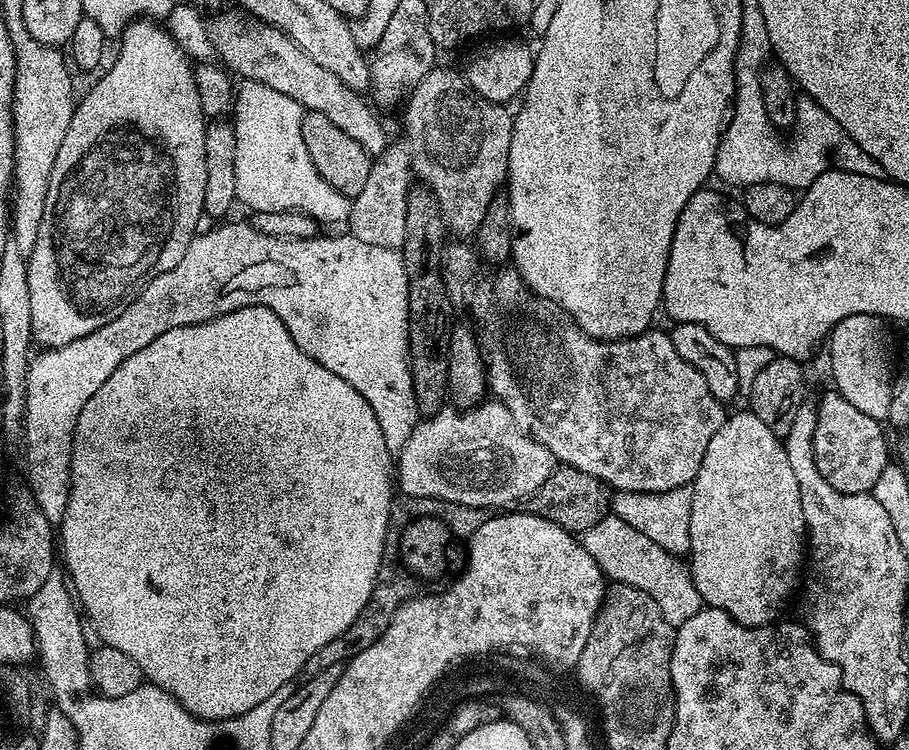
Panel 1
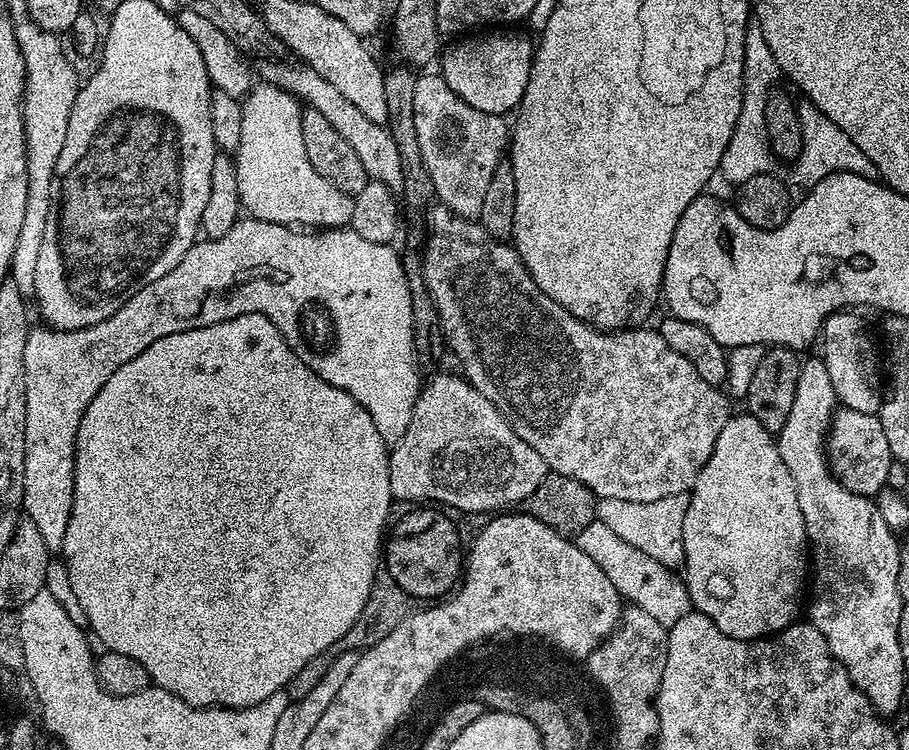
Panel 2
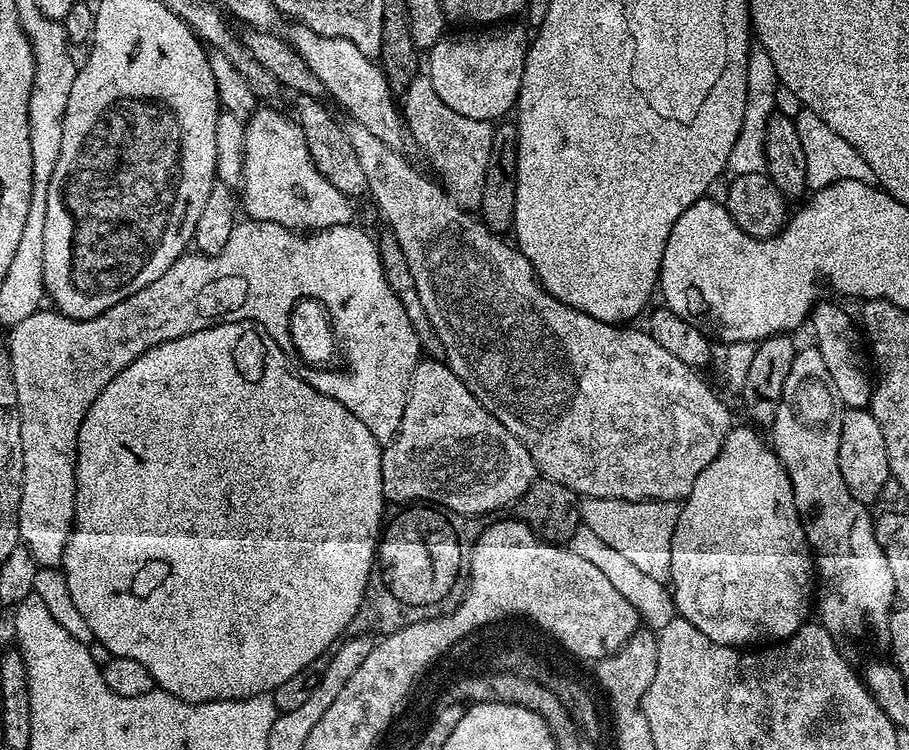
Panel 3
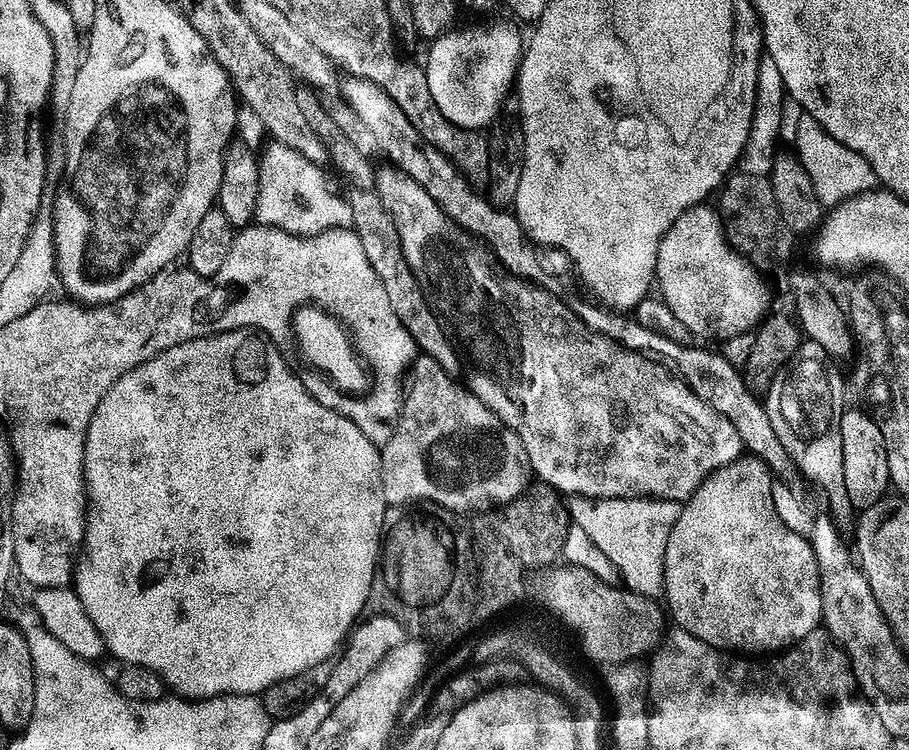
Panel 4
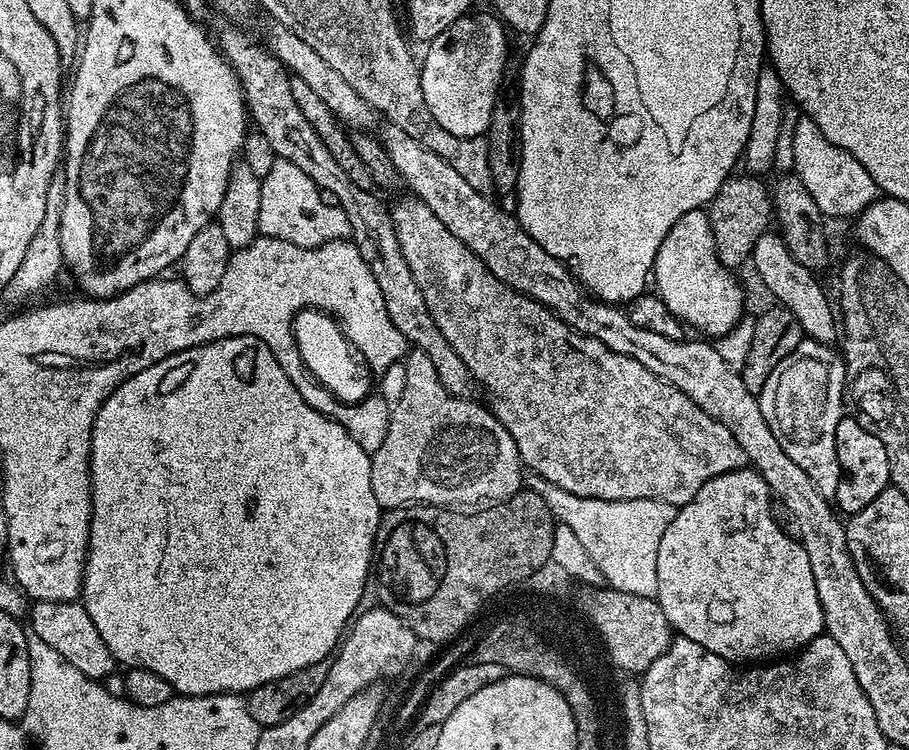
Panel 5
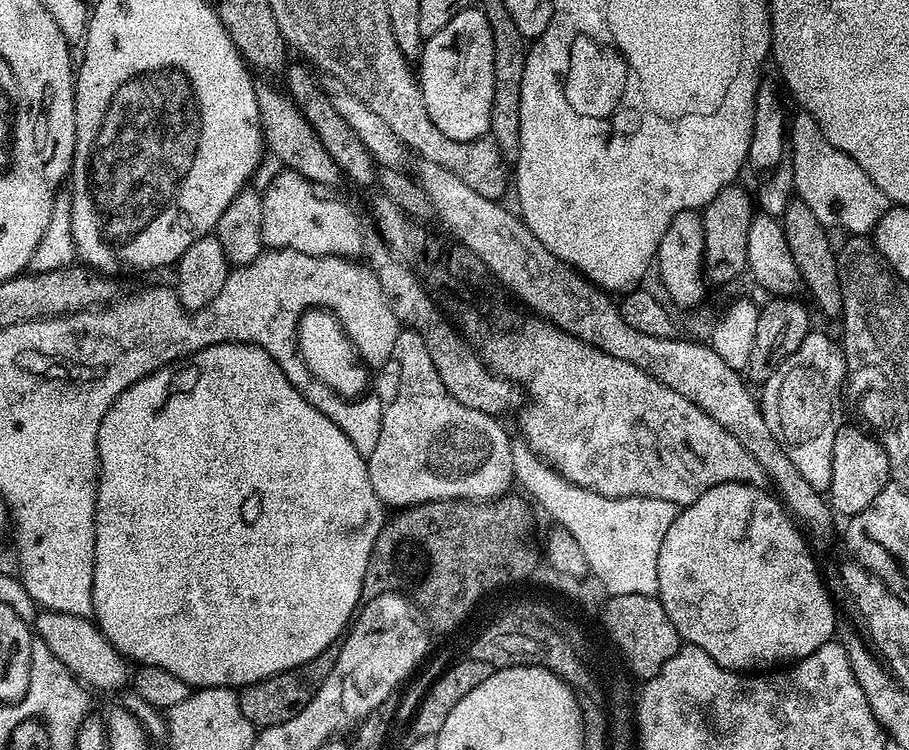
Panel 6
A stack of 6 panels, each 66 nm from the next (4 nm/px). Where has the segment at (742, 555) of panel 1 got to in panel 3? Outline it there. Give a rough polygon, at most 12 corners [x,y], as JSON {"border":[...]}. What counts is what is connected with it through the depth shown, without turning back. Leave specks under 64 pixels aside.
{"border":[[734,426],[683,501],[676,611],[793,636],[814,552],[772,445]]}

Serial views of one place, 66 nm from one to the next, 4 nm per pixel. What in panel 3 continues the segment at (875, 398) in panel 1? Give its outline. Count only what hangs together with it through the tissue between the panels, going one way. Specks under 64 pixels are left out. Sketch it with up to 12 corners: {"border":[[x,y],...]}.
{"border":[[812,309],[814,346],[845,409],[867,409],[874,380],[846,309]]}

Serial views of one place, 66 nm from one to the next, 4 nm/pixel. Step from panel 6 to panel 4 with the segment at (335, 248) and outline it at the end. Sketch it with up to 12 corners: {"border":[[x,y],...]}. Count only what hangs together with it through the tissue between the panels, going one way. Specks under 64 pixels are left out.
{"border":[[277,142],[258,156],[255,223],[352,228],[324,170]]}

